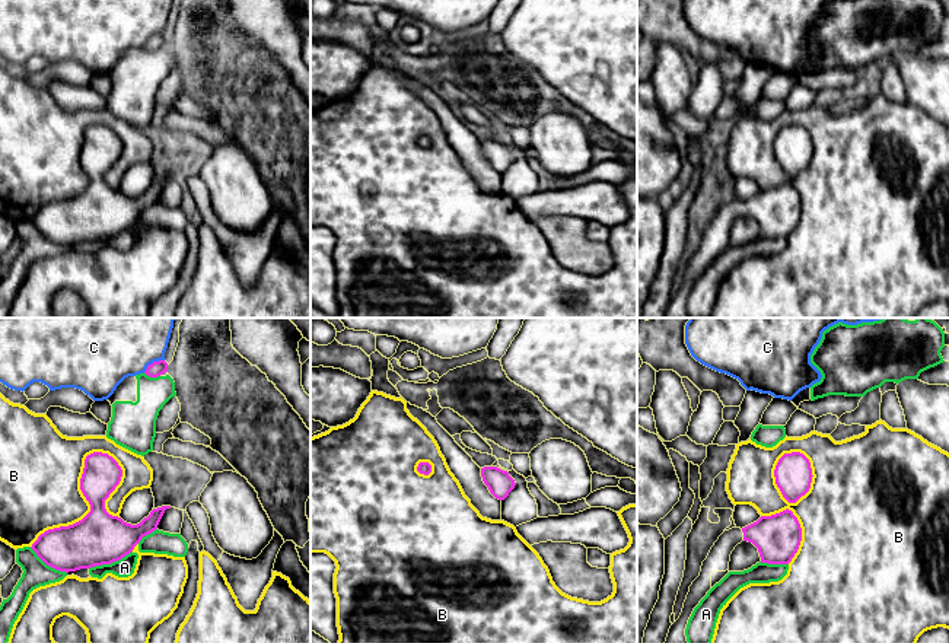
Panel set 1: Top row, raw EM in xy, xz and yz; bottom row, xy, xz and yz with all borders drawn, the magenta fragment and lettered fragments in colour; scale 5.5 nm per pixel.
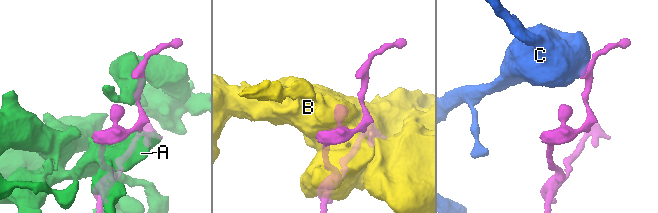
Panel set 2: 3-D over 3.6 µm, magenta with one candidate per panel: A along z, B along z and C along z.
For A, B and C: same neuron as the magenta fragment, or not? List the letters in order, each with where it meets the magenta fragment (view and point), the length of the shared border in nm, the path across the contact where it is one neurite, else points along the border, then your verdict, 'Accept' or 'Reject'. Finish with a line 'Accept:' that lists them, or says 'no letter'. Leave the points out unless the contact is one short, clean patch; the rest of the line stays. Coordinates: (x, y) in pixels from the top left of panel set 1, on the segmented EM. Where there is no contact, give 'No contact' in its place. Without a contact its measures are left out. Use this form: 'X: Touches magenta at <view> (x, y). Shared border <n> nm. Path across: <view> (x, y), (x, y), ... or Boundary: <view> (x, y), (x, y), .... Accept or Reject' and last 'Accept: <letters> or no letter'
A: Touches magenta at xy (110, 563). Shared border 260 nm. Reject
B: Touches magenta at xy (88, 500). Shared border 700 nm. Reject
C: Touches magenta at xy (153, 362). Shared border 140 nm. Boundary: xy (163, 359), (153, 360), (143, 372). Reject
Accept: no letter

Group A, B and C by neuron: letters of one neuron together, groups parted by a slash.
A / B / C

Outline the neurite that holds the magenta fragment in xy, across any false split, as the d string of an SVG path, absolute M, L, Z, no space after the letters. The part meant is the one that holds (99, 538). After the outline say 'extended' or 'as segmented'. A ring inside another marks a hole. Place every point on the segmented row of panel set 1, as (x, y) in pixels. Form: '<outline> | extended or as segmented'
M108 453L86 456L80 490L90 512L79 522L48 529L32 544L36 556L60 572L76 572L111 564L130 554L143 537L157 529L166 509L153 509L140 523L131 525L105 509L105 500L120 484L122 469Z | as segmented

